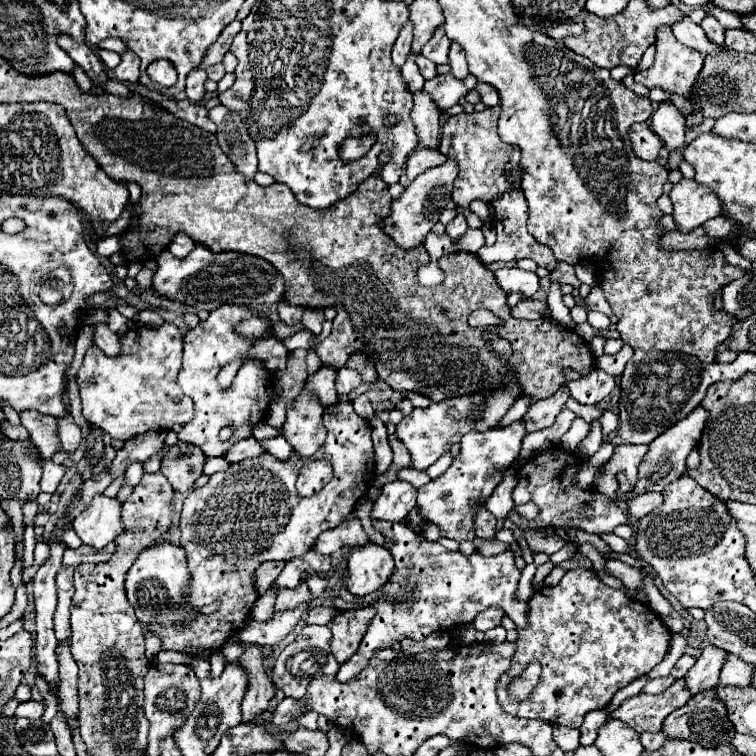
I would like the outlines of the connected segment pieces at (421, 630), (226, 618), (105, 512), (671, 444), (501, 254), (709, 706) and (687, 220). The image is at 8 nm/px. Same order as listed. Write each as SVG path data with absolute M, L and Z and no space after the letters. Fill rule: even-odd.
M374 520L374 528L384 536L386 550L396 562L396 572L392 580L384 586L384 590L376 592L376 602L372 606L378 610L378 614L368 624L366 636L358 652L340 666L336 674L338 680L350 682L352 678L356 678L360 674L360 668L368 664L372 654L382 648L390 648L404 638L424 640L436 630L450 630L460 624L470 624L476 614L488 606L504 608L518 628L524 628L528 624L526 602L514 600L514 592L518 588L522 572L514 564L512 550L490 558L482 554L464 556L462 552L446 550L438 542L428 542L422 534L416 534L402 522ZM386 596L394 600L386 602Z
M342 400L326 406L323 424L327 430L324 446L312 458L304 458L298 452L292 452L292 456L284 462L270 454L248 458L248 460L230 464L222 472L212 474L206 486L192 490L192 494L184 500L184 506L180 512L180 530L182 530L180 546L186 550L188 572L190 572L190 582L188 582L188 590L184 592L184 602L186 602L186 608L196 610L196 614L186 624L178 624L178 626L158 626L158 624L146 626L146 630L150 630L154 636L160 638L162 650L176 650L192 656L202 656L202 658L208 658L212 652L220 650L230 636L238 634L246 626L250 608L258 598L258 592L254 586L254 570L266 560L292 560L308 552L324 530L336 528L340 522L346 520L346 516L354 510L356 502L374 484L376 470L374 470L374 446L370 436L372 428L366 420L362 420L354 412L352 402ZM310 460L332 462L334 478L318 494L310 498L302 498L296 492L296 478L304 462L310 462ZM214 600L220 600L220 610L210 616L202 614L200 608L206 604L212 604Z
M104 494L94 496L88 508L74 518L72 526L84 544L104 548L122 532L120 508L122 504L116 498L106 498Z
M698 406L692 414L688 414L684 420L676 422L672 428L668 428L666 432L662 432L656 440L652 440L648 444L648 452L644 456L644 460L638 466L638 480L636 480L636 494L644 494L644 492L662 492L664 486L668 486L670 482L678 480L684 470L686 470L686 458L690 454L690 450L694 446L698 446L700 436L702 436L702 428L706 424L708 412Z
M516 188L504 192L502 196L498 196L496 200L492 200L492 206L494 206L494 222L496 226L500 226L500 230L496 230L498 234L498 240L492 248L484 248L484 250L478 250L478 256L484 264L492 264L492 262L516 262L520 258L530 258L534 260L538 266L544 266L548 268L550 272L556 268L558 260L554 258L552 250L546 248L546 246L540 246L536 240L532 240L532 236L528 234L526 230L526 220L528 220L528 204L524 200L524 194Z
M706 690L706 692L700 692L700 694L692 696L686 706L682 706L682 708L674 710L672 714L668 714L664 724L662 724L662 732L668 738L692 740L696 744L702 744L704 748L718 748L718 746L730 744L732 736L736 734L732 722L726 716L726 706L718 700L714 690Z
M682 178L678 184L672 186L668 196L672 200L672 216L680 232L690 232L722 214L718 196L710 188L696 184L696 180Z

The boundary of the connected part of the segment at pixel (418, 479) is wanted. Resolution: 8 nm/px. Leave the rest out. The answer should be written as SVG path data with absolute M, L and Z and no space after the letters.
M410 468L400 470L400 472L398 472L398 476L400 476L400 480L410 482L414 488L420 488L420 486L424 486L424 484L428 484L428 482L430 482L430 476L428 476L426 472L420 472L420 470L410 470Z

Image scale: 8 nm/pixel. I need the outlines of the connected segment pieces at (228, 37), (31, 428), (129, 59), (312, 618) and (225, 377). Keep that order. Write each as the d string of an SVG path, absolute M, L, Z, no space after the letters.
M234 20L232 24L228 24L228 28L224 28L224 32L218 36L218 40L208 48L208 52L206 52L204 62L202 62L200 68L208 68L208 66L212 66L212 64L222 62L224 54L230 50L230 44L232 44L234 36L240 32L240 28L242 28L242 26L240 26L240 20Z
M24 410L20 412L20 422L28 430L30 438L36 442L36 448L42 452L42 456L52 458L58 448L56 418L40 414L36 410Z
M126 50L120 54L120 64L112 70L112 76L124 84L138 84L138 66L140 66L140 58L132 52Z
M316 606L308 610L308 624L328 624L340 614L334 606Z
M232 361L227 365L227 368L225 366L221 369L219 374L217 375L217 381L221 389L228 389L232 381L238 371L238 369L241 366L241 361Z

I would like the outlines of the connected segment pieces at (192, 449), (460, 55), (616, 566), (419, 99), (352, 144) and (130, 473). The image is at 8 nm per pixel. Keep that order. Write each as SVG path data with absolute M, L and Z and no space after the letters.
M178 442L166 450L160 472L166 476L174 492L182 494L192 490L192 484L202 474L204 462L206 456L200 452L200 448L186 442Z
M452 42L452 46L450 46L450 62L448 64L452 66L452 74L456 78L466 78L468 76L468 64L466 64L464 50L456 42Z
M608 560L606 566L608 566L608 572L612 576L620 578L628 590L636 590L636 592L644 594L644 574L638 568L618 562L618 560Z
M414 92L414 108L410 112L410 118L416 124L420 146L436 148L440 144L440 116L442 112L436 108L436 102L432 100L432 96L428 96L428 92Z
M362 136L362 138L346 138L342 148L340 148L340 156L342 160L358 160L360 156L364 156L374 144L374 136Z
M140 462L130 464L130 466L128 466L128 470L126 470L126 484L136 486L136 484L140 482L142 474L144 474L144 470L142 470L142 464L140 464Z

